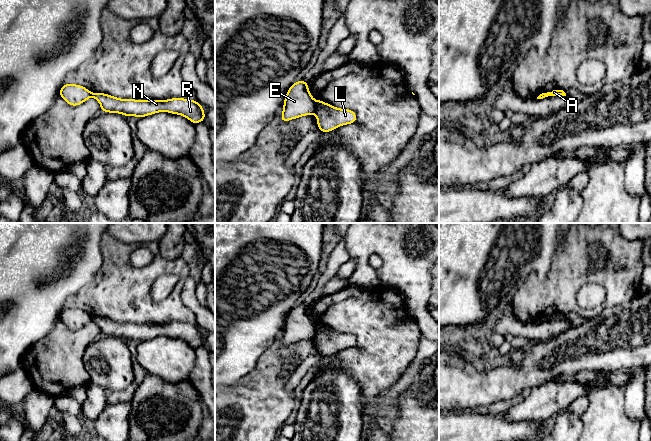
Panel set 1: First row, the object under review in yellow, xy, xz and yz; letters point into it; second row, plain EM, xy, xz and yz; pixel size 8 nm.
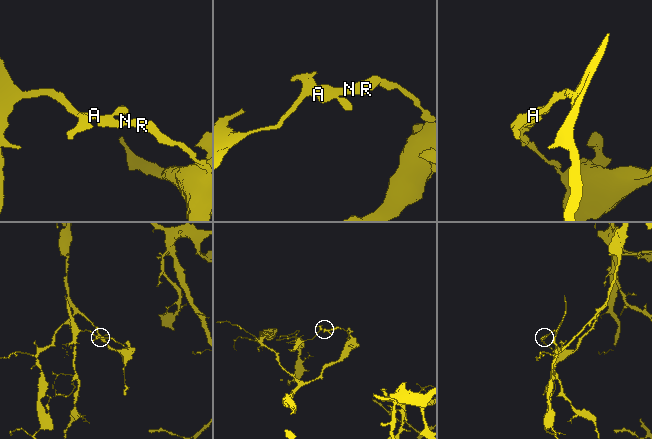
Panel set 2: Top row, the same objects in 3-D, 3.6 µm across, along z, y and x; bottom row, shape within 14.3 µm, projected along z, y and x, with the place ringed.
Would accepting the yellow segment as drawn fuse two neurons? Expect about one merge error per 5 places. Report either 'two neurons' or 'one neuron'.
two neurons

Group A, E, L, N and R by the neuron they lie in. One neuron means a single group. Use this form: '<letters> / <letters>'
A L N R / E

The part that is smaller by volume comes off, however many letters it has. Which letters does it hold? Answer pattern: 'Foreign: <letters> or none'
Foreign: E

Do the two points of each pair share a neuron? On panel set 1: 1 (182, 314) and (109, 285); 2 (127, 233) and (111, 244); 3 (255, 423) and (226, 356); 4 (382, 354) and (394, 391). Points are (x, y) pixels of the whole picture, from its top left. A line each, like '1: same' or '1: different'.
1: same
2: different
3: different
4: different

